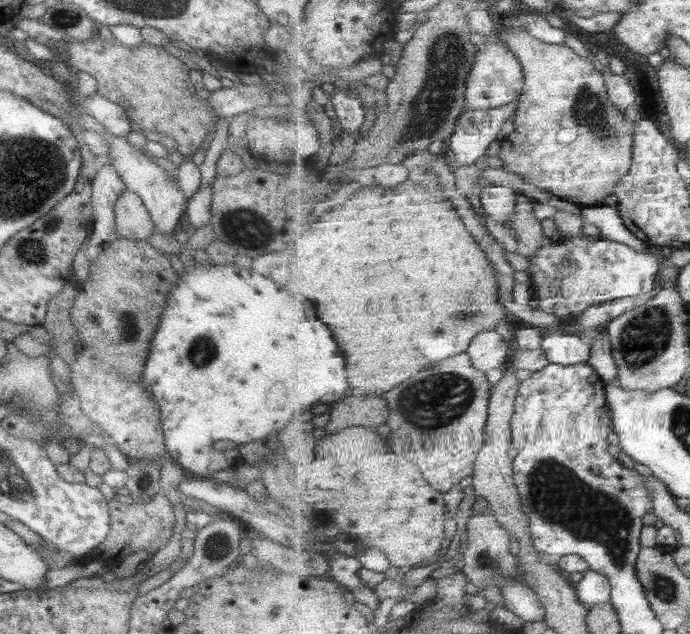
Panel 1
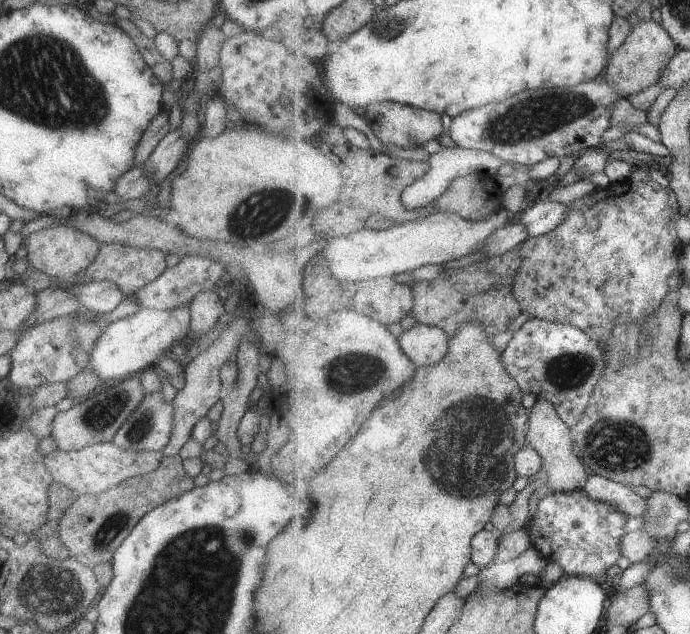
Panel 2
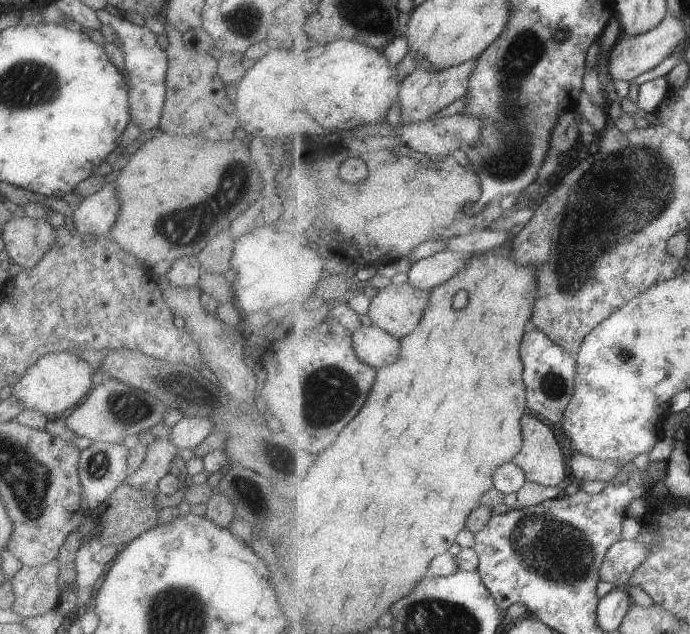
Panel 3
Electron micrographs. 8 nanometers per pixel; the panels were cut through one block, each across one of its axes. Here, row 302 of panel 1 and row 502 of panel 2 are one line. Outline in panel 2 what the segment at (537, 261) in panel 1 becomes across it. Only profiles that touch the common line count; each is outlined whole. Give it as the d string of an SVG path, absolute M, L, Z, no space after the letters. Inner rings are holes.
M580 489L572 492L555 491L552 495L540 500L538 509L534 513L533 519L526 527L531 536L531 546L534 545L549 562L557 562L564 570L564 576L586 575L597 581L604 579L603 574L607 574L608 568L618 564L622 558L620 550L620 538L626 534L624 530L626 516L620 514L614 506L608 502L594 500L588 492Z

